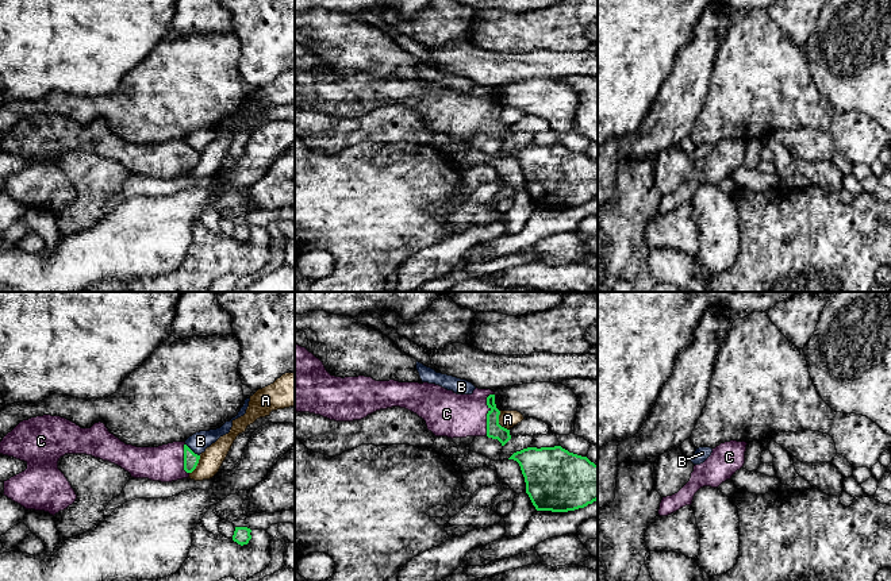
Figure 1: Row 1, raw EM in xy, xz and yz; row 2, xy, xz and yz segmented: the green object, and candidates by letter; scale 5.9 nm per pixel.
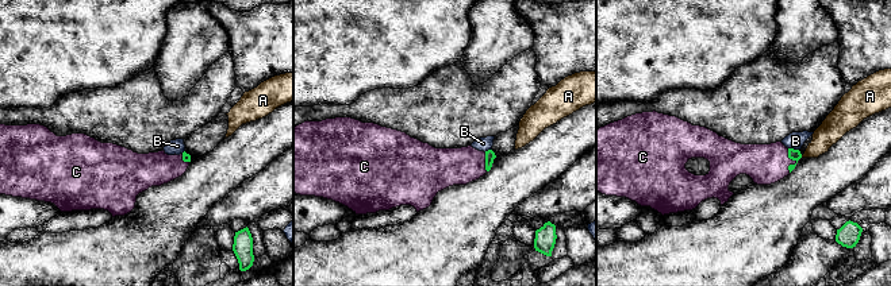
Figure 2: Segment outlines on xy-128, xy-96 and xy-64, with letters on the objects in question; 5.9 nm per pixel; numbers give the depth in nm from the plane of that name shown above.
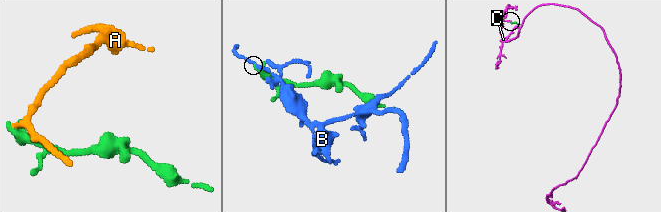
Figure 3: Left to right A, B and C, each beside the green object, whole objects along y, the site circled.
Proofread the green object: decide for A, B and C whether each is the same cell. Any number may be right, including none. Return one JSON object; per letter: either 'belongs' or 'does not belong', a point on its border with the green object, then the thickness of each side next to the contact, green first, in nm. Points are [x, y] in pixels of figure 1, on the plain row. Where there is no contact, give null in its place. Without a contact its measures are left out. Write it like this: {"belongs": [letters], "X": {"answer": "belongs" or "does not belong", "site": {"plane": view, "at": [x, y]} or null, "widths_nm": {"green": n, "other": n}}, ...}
{"belongs": ["C"], "A": {"answer": "does not belong", "site": {"plane": "xz", "at": [498, 119]}, "widths_nm": {"green": 100, "other": 110}}, "B": {"answer": "does not belong", "site": {"plane": "xy", "at": [191, 147]}, "widths_nm": {"green": 90, "other": 110}}, "C": {"answer": "belongs", "site": {"plane": "xz", "at": [487, 111]}, "widths_nm": {"green": 100, "other": 280}}}

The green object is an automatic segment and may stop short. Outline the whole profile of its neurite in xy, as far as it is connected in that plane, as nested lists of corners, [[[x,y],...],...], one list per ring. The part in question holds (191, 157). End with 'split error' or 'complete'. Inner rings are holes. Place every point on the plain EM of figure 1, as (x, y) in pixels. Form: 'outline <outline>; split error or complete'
outline [[[43,112],[20,119],[0,139],[0,151],[24,158],[27,166],[4,178],[4,193],[26,207],[45,208],[55,212],[72,203],[77,192],[65,172],[58,166],[58,158],[65,151],[87,151],[115,161],[134,176],[172,180],[188,176],[196,166],[200,153],[195,151],[185,139],[173,139],[158,145],[137,145],[126,142],[108,128],[104,120],[81,126],[61,115]]]; split error

